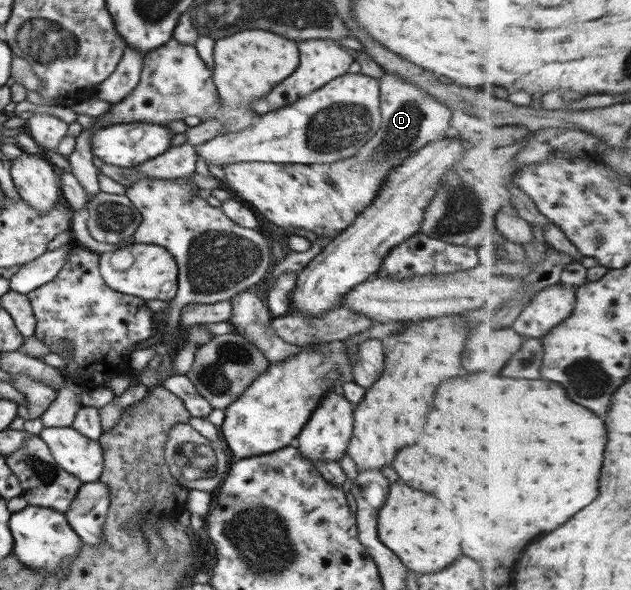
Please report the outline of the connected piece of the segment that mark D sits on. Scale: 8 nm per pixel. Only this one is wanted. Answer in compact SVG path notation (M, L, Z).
M388 73L378 81L381 124L354 155L330 164L241 162L222 165L228 187L250 205L254 213L260 213L282 229L297 227L317 236L336 237L370 205L393 167L402 164L416 149L449 134L450 110L432 95Z

